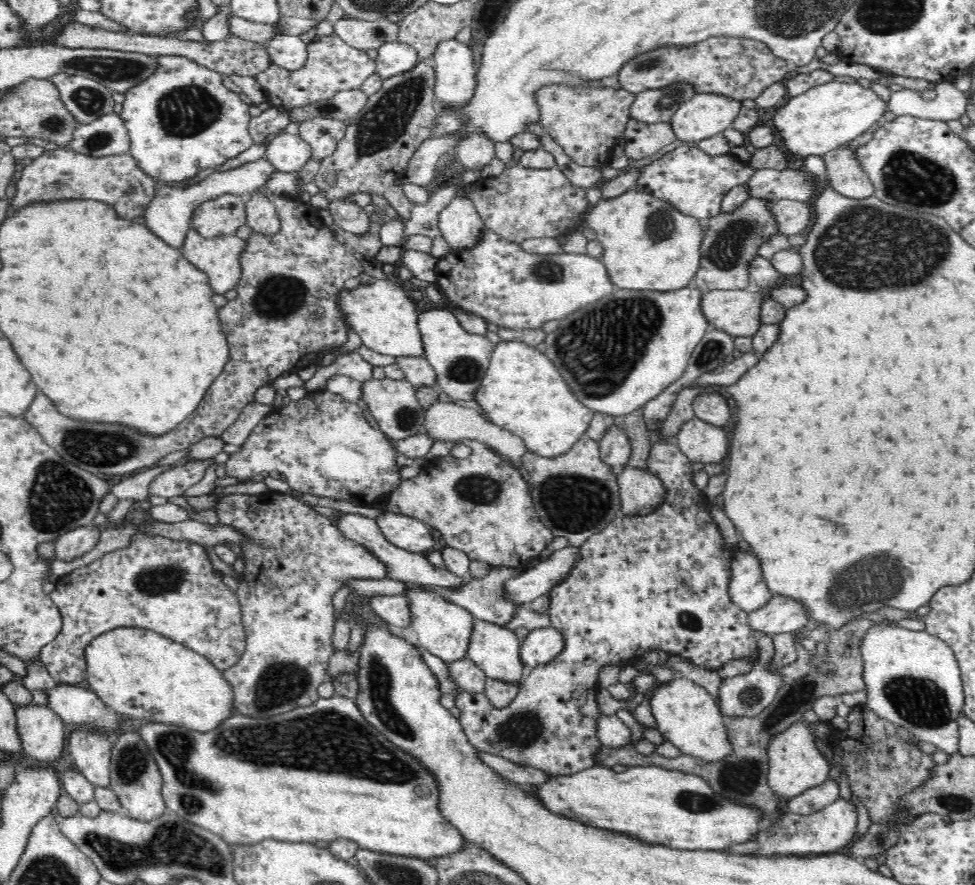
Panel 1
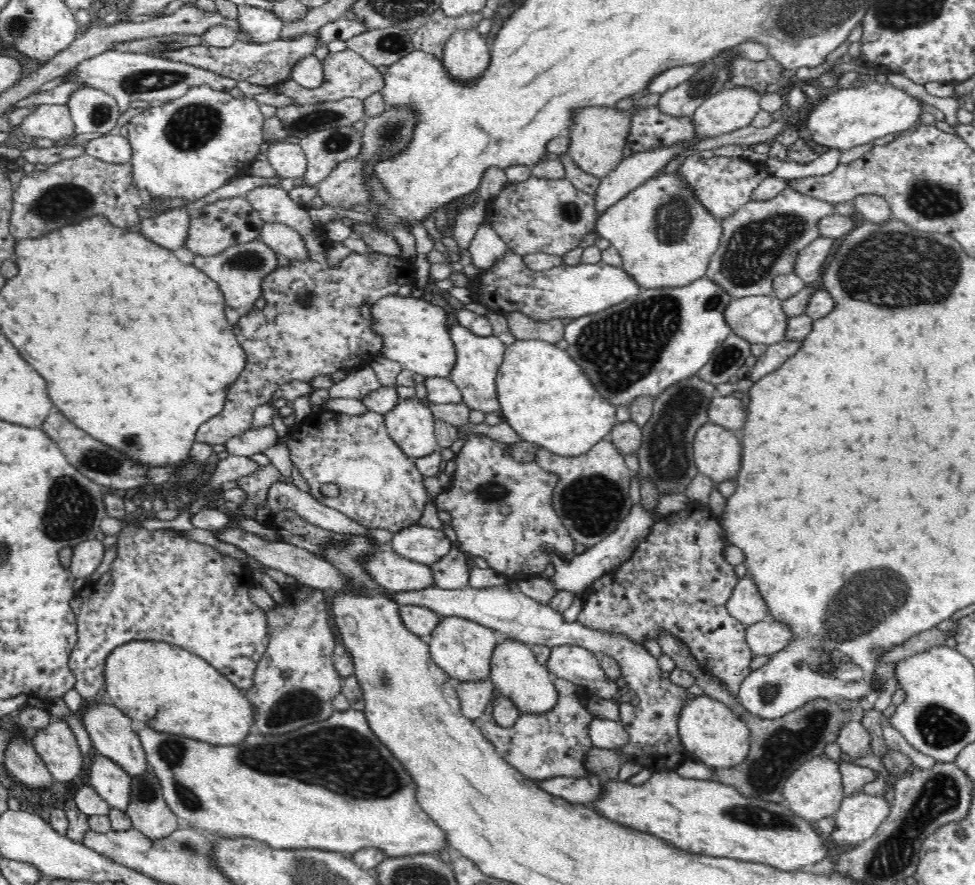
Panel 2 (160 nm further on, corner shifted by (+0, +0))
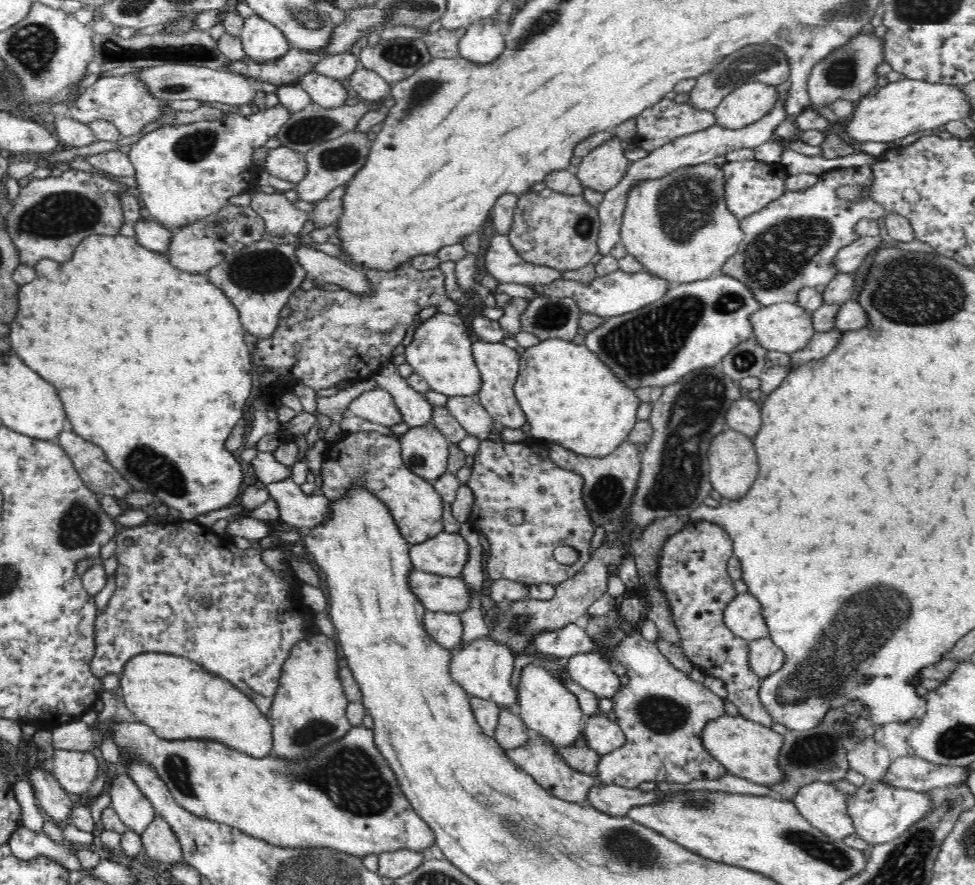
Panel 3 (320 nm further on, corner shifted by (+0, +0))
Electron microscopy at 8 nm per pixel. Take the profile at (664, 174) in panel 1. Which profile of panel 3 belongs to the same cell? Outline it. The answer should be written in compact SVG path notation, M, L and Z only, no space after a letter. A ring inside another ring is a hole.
M754 160L727 161L719 166L721 180L723 180L723 193L721 200L726 203L728 211L739 220L750 216L756 209L763 208L768 201L776 200L778 196L786 193L786 180L788 180L788 169L784 163L767 164Z

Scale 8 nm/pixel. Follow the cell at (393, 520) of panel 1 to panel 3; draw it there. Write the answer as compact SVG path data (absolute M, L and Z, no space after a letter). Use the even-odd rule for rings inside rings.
M440 532L438 536L407 546L413 568L438 576L458 578L468 560L468 544L460 533Z

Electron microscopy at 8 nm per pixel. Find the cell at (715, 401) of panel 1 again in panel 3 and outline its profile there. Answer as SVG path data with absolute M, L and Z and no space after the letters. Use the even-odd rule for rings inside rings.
M748 397L732 401L724 414L727 427L753 439L761 426L759 406L757 401L752 401Z

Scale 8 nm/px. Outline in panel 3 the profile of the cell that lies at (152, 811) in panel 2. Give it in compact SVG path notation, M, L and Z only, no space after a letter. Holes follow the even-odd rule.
M154 813L140 833L143 851L153 863L172 867L183 860L181 845L168 821Z

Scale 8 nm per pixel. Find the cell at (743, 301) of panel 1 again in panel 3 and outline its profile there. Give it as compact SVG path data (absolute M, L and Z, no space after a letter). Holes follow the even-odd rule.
M786 301L763 305L762 308L755 309L750 313L746 320L751 327L751 334L766 351L784 354L802 351L807 348L806 344L810 342L810 338L817 333L814 323L812 323L812 313L798 304L790 304Z

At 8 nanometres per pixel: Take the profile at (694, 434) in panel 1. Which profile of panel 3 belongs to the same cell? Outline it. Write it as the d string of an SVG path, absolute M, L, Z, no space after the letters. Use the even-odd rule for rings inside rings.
M729 428L711 438L706 452L710 483L722 498L738 501L751 488L754 472L758 472L758 460L754 460L754 452L754 443L749 436Z

